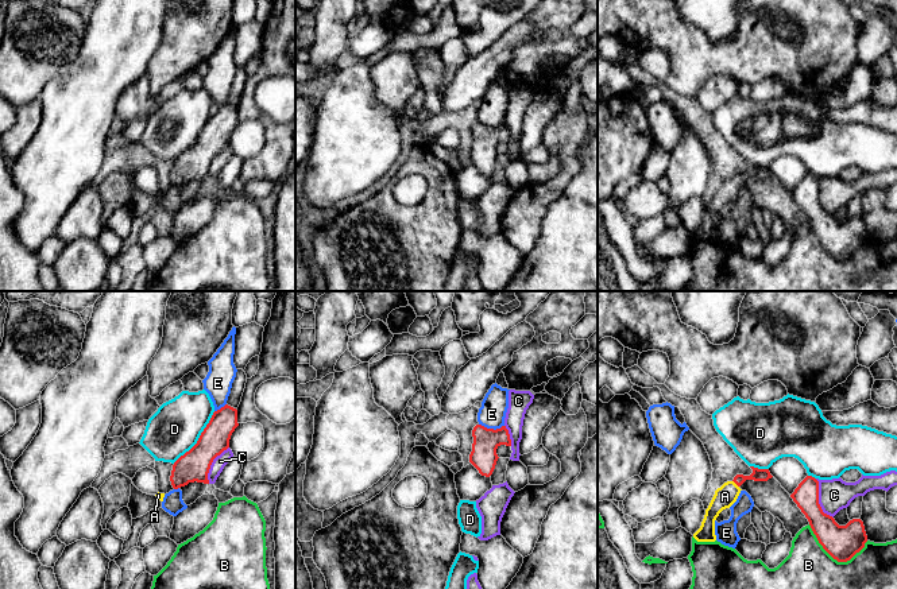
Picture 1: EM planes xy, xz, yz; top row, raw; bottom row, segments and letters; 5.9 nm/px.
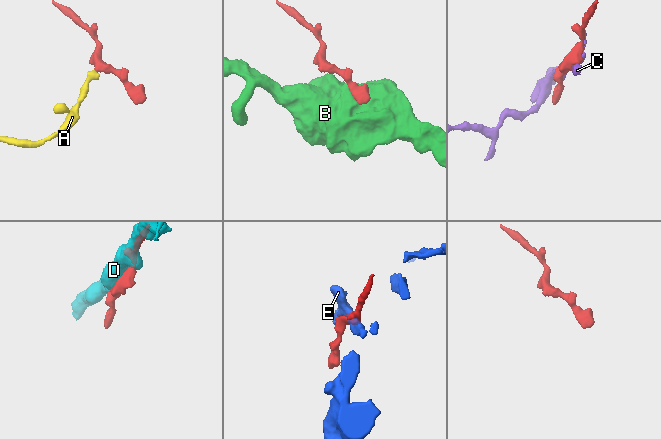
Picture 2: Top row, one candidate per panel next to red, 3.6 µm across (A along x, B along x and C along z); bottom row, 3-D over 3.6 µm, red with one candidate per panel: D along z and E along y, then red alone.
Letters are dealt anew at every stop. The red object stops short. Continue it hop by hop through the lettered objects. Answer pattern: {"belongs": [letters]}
{"belongs": ["A"]}

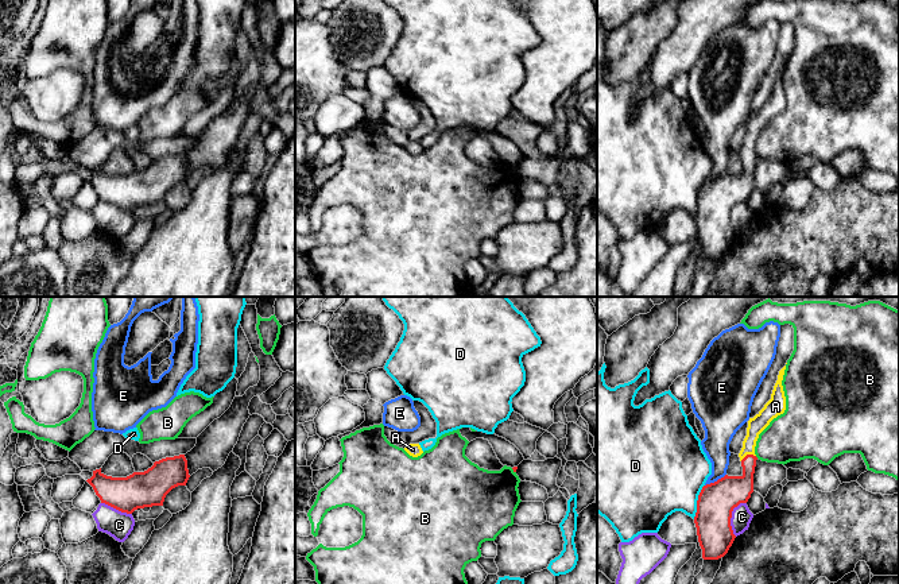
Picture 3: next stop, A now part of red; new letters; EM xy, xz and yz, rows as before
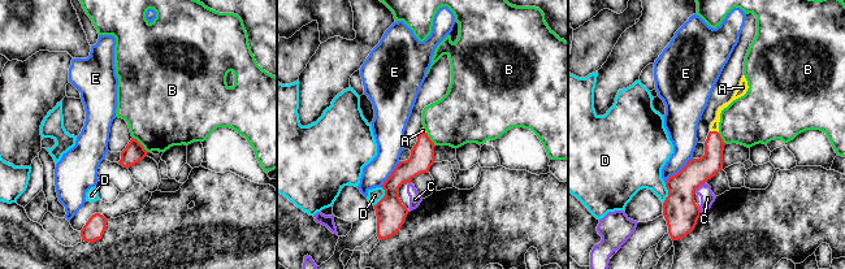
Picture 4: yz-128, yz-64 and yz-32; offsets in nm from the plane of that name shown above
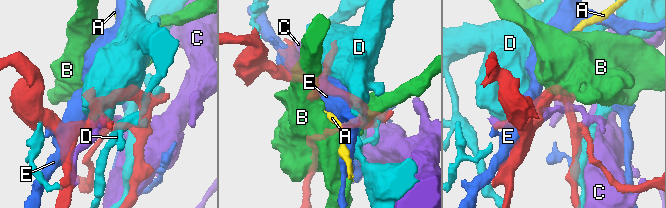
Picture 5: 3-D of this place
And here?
{"belongs": ["A"]}

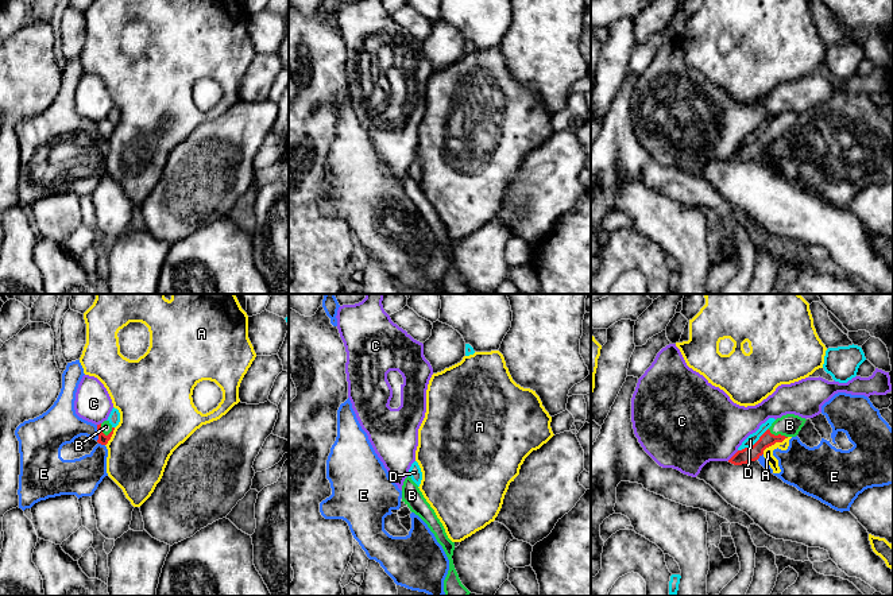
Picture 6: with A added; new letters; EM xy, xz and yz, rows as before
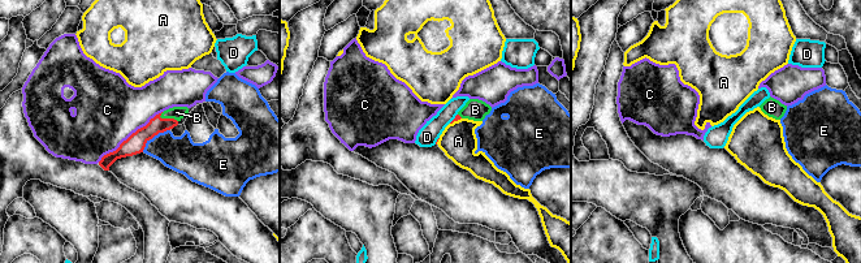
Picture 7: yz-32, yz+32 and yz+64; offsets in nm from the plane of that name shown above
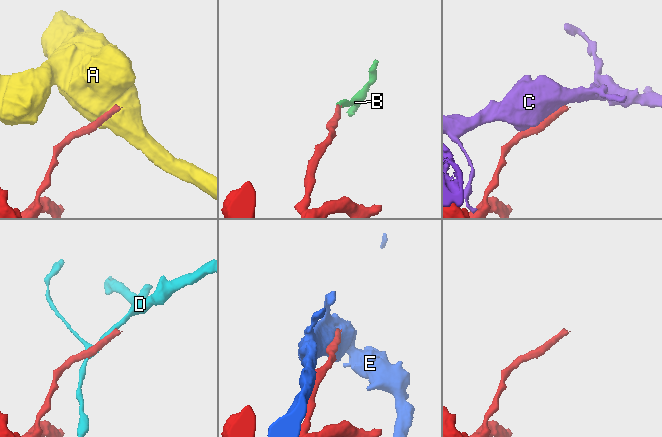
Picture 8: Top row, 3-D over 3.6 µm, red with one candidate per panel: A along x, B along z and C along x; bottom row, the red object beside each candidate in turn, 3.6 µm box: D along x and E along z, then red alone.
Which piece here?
{"belongs": ["B"]}

